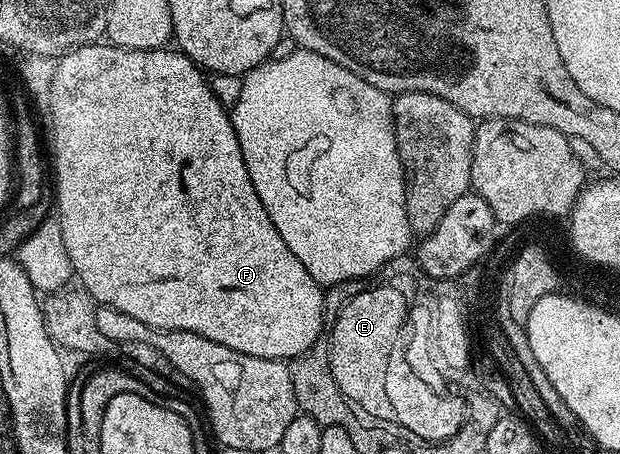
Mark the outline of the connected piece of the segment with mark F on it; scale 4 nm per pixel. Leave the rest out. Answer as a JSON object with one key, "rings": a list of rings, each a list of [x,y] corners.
{"rings":[[[93,44],[79,46],[72,50],[68,62],[60,66],[60,78],[56,78],[54,90],[54,102],[50,106],[52,112],[52,162],[56,165],[56,196],[54,195],[54,210],[62,224],[62,240],[66,240],[66,253],[70,255],[72,273],[78,279],[88,297],[101,306],[109,306],[118,312],[126,312],[126,316],[134,316],[134,320],[142,320],[151,329],[158,330],[185,330],[194,332],[198,336],[206,336],[206,340],[214,340],[218,344],[226,344],[226,348],[234,348],[234,352],[242,352],[246,356],[258,356],[259,358],[278,358],[291,360],[297,358],[302,352],[306,352],[315,342],[321,341],[323,332],[326,330],[326,315],[324,312],[324,290],[320,283],[302,268],[302,260],[286,248],[286,240],[278,236],[278,228],[270,224],[270,216],[266,216],[266,208],[262,208],[262,200],[258,200],[258,192],[254,192],[254,184],[250,180],[250,172],[246,172],[246,164],[242,160],[242,148],[238,148],[238,136],[232,127],[232,119],[229,111],[214,96],[209,79],[202,73],[201,67],[197,66],[192,59],[188,58],[176,48],[163,48],[157,50],[129,50],[111,44]]]}

